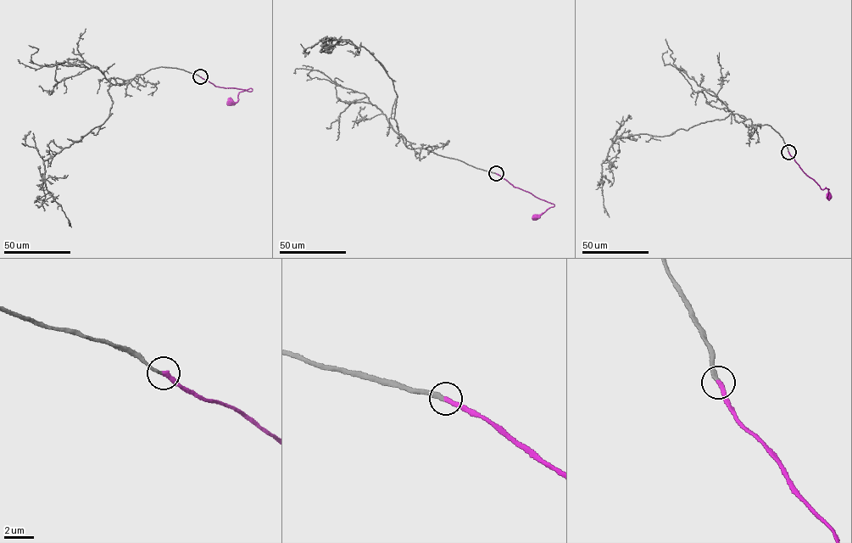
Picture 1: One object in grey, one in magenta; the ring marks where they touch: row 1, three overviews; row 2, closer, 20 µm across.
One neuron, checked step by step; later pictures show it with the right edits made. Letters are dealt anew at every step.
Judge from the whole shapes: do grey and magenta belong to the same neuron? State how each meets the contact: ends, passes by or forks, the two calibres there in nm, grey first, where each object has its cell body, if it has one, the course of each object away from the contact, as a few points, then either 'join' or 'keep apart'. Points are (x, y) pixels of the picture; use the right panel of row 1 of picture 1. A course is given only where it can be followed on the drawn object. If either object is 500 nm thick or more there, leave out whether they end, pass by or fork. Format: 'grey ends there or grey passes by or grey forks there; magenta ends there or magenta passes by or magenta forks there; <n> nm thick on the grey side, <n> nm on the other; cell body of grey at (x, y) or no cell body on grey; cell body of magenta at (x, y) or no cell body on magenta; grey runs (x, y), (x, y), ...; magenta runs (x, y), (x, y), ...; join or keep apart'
grey ends there; magenta ends there; 240 nm thick on the grey side, 320 nm on the other; no cell body on grey; cell body of magenta at (829, 196); grey runs (788, 151), (770, 125), (753, 125), (736, 114), (669, 135), (617, 137), (601, 165), (604, 207), (609, 217); magenta runs (788, 151), (806, 175), (821, 189), (828, 189), (826, 197), (828, 195); join

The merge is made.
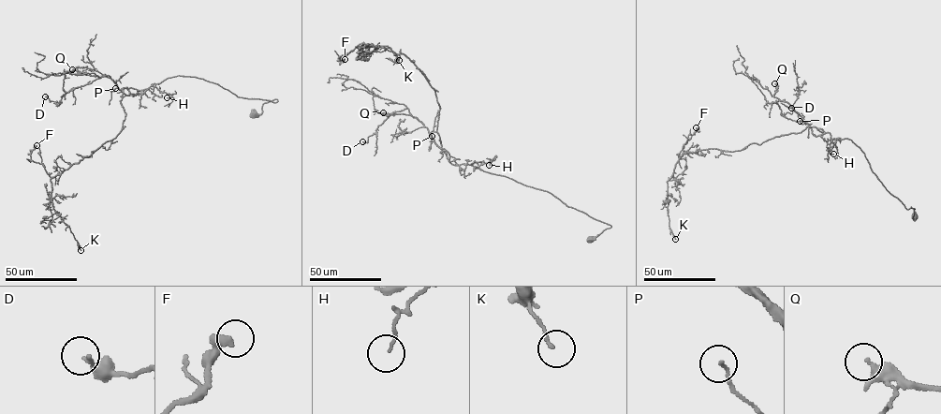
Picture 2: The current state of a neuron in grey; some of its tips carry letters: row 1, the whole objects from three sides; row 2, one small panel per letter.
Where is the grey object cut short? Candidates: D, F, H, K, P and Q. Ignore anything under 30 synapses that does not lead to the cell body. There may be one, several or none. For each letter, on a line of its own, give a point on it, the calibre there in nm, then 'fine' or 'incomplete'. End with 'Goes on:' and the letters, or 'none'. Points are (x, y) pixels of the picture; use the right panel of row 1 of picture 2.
D: at (791, 108); 300 nm thick; fine
F: at (696, 127); 380 nm thick; fine
H: at (833, 154); 90 nm thick; fine
K: at (675, 239); 110 nm thick; fine
P: at (800, 121); 100 nm thick; fine
Q: at (774, 83); 240 nm thick; fine
Goes on: none

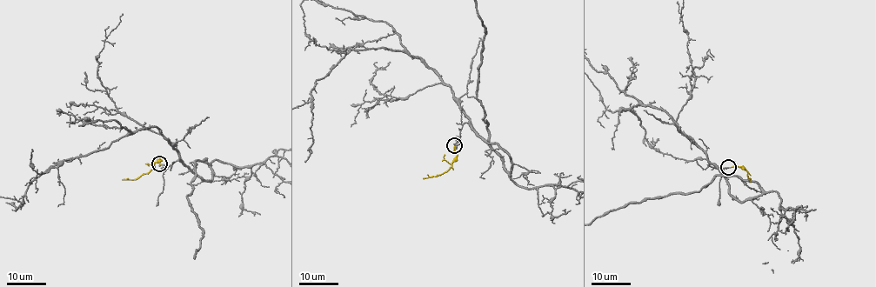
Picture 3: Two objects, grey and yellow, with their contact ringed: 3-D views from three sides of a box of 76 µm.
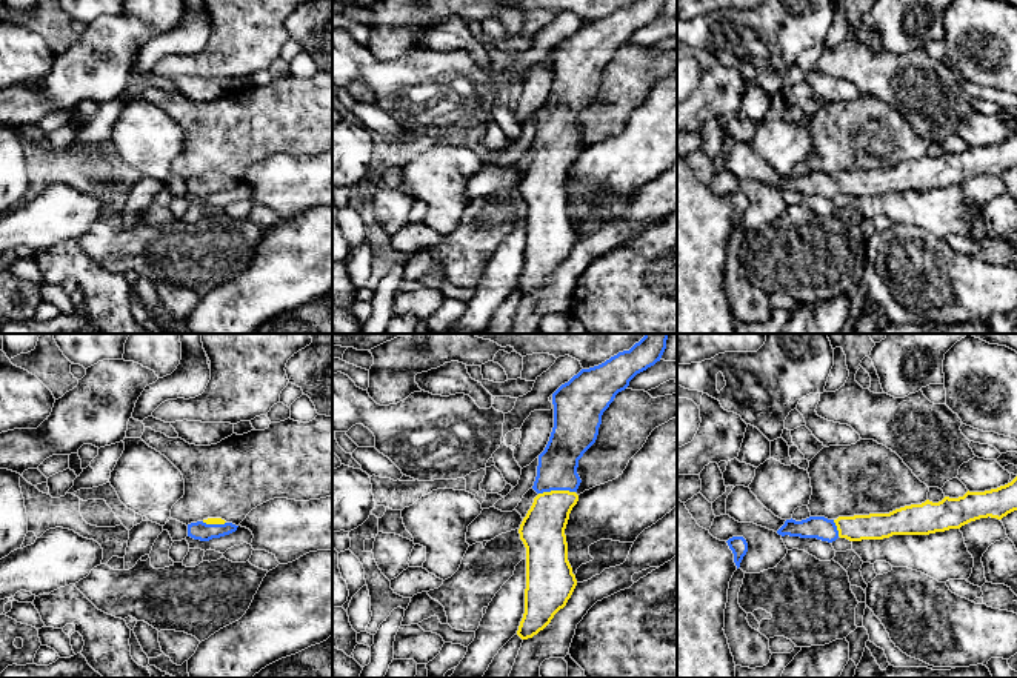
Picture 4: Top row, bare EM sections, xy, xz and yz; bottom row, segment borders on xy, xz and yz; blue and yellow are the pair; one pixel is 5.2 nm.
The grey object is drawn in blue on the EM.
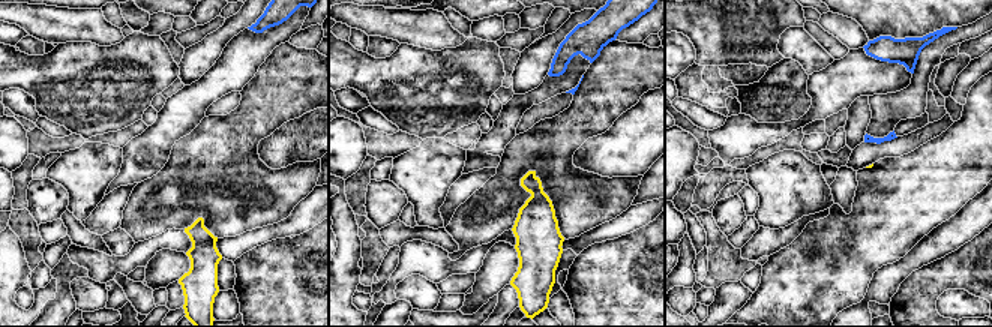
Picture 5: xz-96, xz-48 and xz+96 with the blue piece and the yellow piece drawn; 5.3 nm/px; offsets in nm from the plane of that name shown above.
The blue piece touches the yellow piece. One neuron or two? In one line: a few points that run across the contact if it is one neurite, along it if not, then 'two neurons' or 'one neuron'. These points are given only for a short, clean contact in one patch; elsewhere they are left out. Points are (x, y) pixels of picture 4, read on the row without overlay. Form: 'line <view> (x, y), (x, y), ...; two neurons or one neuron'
line xz (557, 122), (556, 145), (556, 156), (542, 186); one neuron

